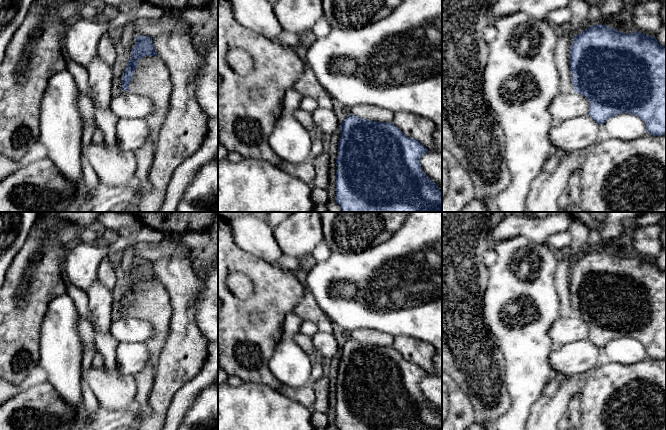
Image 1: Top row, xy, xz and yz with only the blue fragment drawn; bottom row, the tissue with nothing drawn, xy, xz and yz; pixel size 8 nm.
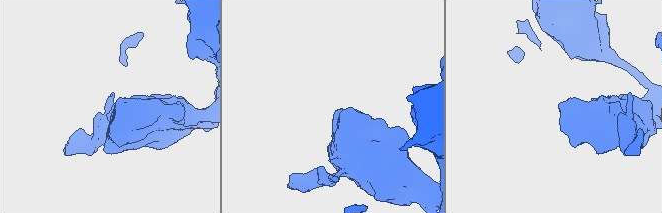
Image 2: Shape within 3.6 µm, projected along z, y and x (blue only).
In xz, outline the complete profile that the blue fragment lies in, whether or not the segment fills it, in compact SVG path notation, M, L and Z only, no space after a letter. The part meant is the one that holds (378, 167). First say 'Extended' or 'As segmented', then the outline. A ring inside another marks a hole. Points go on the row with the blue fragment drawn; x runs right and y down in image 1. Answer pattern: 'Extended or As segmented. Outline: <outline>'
As segmented. Outline: M350 114L339 127L341 133L338 142L336 158L336 196L335 202L340 206L341 212L442 212L442 192L438 186L423 172L420 158L428 151L418 140L406 136L393 123L375 122L362 119Z

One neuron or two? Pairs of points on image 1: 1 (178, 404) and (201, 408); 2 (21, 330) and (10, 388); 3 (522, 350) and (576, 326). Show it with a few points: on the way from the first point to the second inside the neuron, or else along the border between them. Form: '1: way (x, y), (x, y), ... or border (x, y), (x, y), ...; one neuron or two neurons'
1: border (204, 387), (197, 394), (181, 419); two neurons
2: border (10, 382), (15, 384), (21, 383); two neurons
3: border (560, 317), (552, 324), (548, 331), (551, 342); two neurons

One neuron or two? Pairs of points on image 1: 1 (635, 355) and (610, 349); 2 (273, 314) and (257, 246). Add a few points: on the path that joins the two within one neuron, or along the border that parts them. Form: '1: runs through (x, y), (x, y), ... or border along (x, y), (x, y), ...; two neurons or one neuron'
1: runs through (629, 351), (616, 351); one neuron
2: border along (239, 246), (280, 269); two neurons

